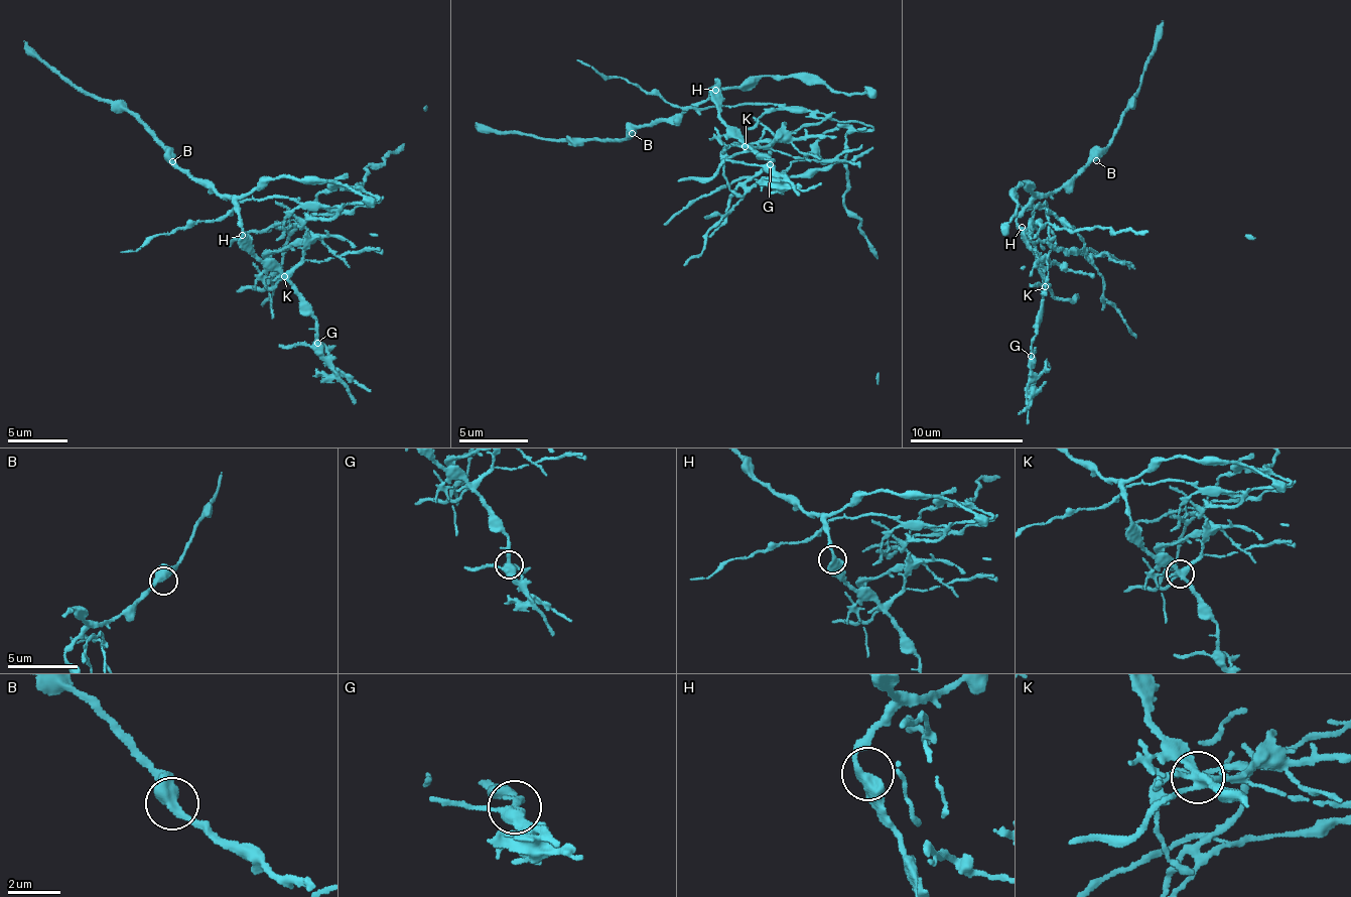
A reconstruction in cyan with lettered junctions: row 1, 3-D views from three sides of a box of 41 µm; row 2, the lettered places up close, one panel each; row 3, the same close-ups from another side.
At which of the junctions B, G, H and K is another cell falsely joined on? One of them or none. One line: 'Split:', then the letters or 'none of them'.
Split: K

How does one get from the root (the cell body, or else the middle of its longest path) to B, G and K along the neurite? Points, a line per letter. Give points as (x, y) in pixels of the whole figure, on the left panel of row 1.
B: (287, 198), (267, 196), (238, 202), (221, 198), (204, 182), (194, 181), (179, 170), (172, 161)
G: (287, 198), (322, 205), (335, 216), (306, 223), (301, 264), (289, 278), (314, 322), (317, 343)
K: (287, 198), (322, 205), (335, 216), (306, 223), (308, 238), (302, 243), (301, 258), (283, 275)

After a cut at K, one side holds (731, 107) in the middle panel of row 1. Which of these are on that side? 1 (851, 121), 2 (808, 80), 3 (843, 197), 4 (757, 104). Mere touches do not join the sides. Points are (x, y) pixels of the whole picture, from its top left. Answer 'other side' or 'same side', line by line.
1: same side
2: other side
3: same side
4: same side

